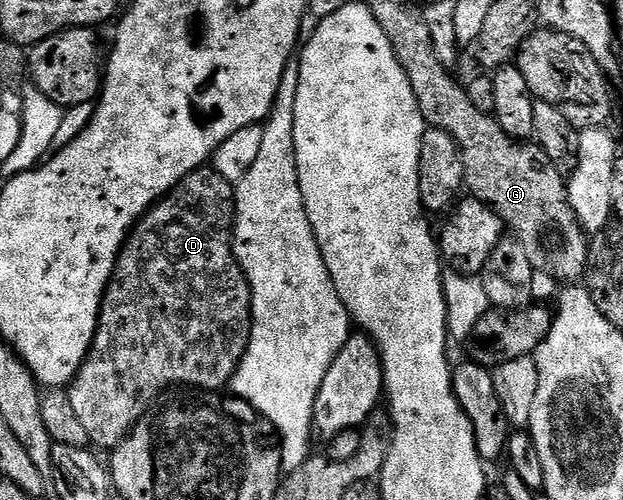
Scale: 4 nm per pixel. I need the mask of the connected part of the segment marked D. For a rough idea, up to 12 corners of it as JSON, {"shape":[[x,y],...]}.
{"shape":[[235,190],[131,229],[66,389],[96,449],[223,390],[251,337]]}

